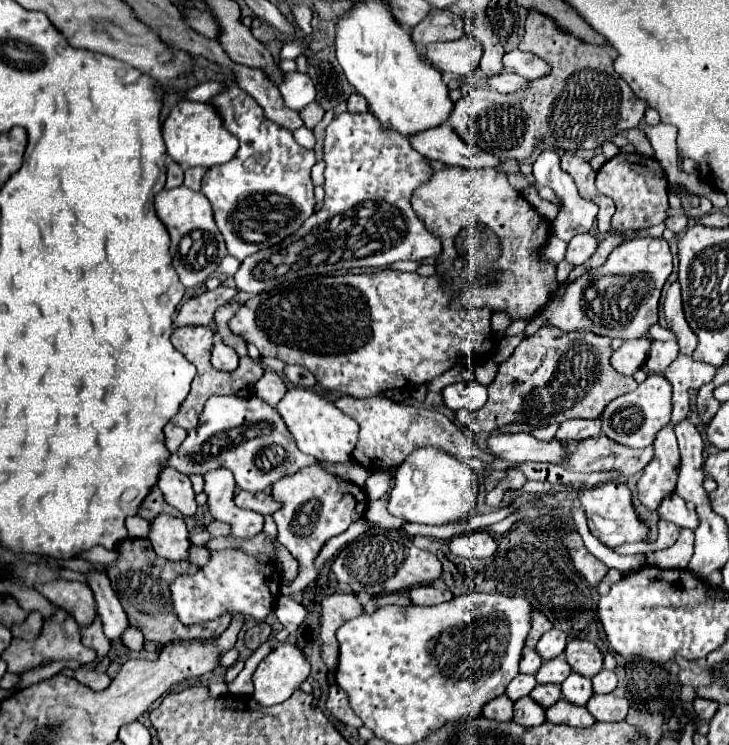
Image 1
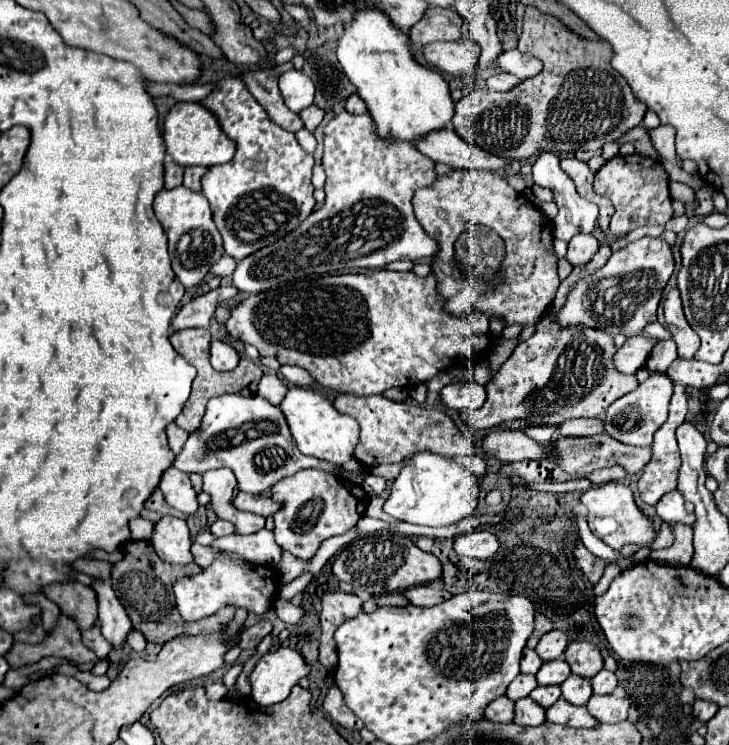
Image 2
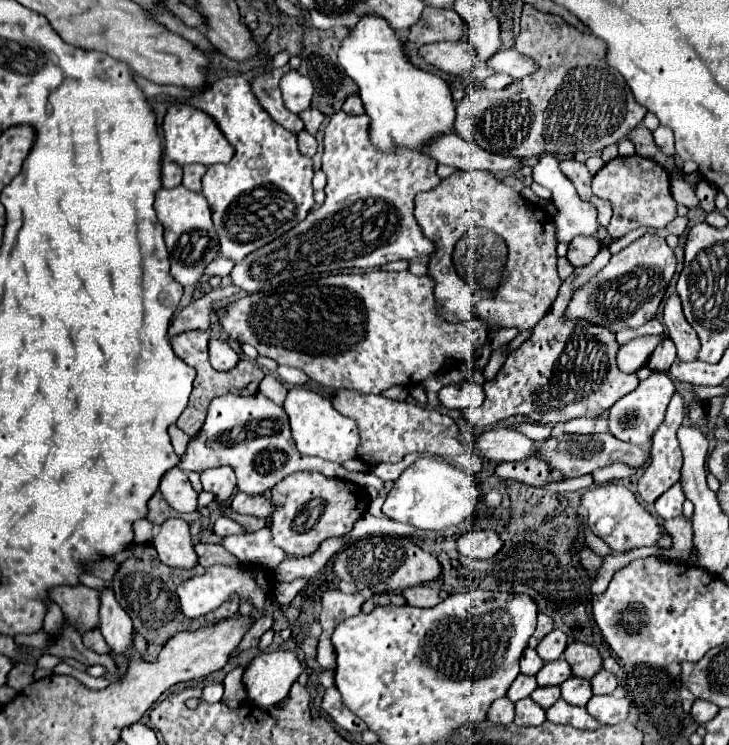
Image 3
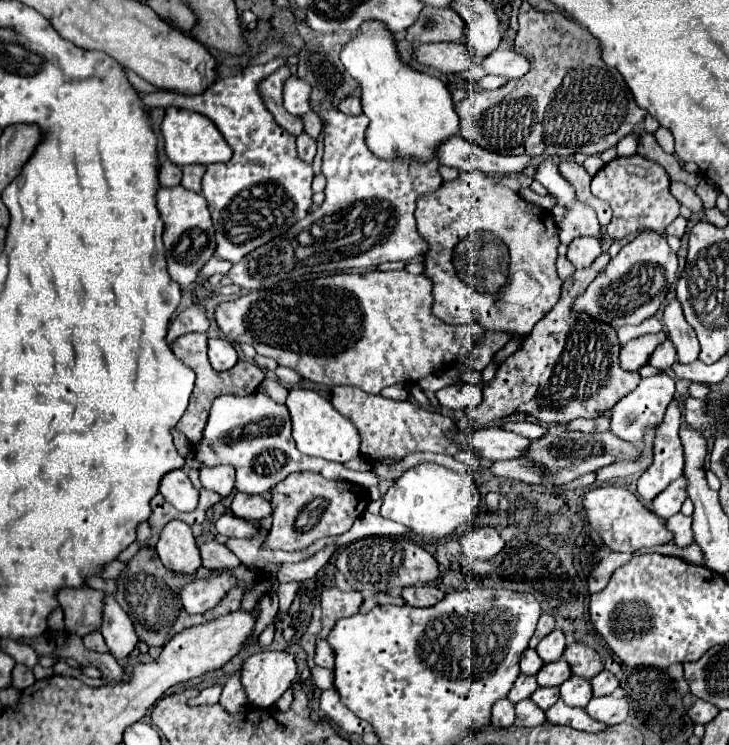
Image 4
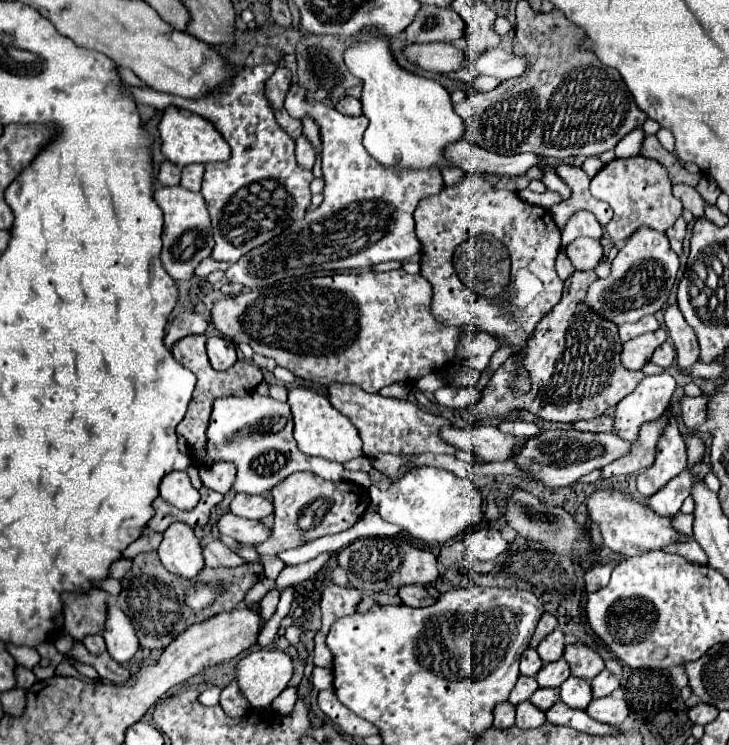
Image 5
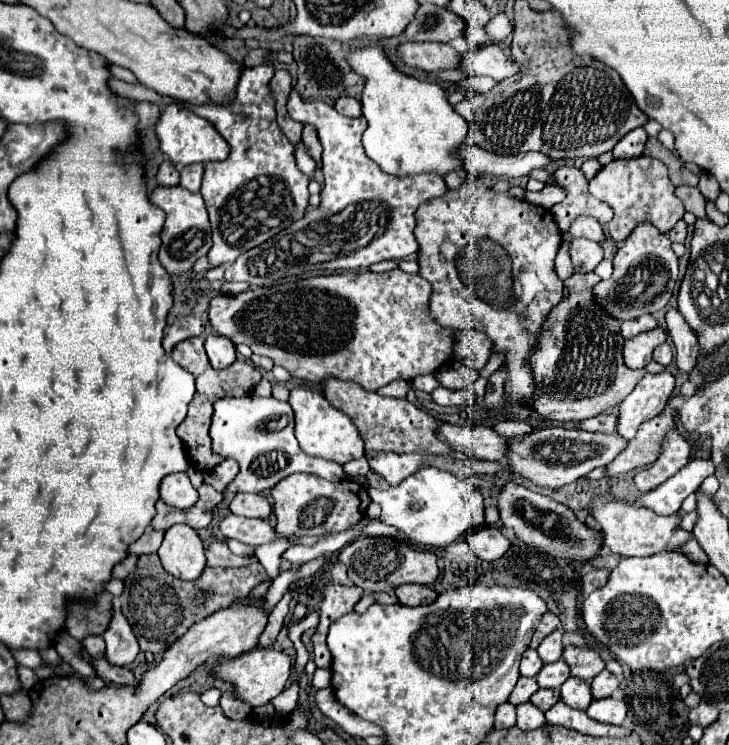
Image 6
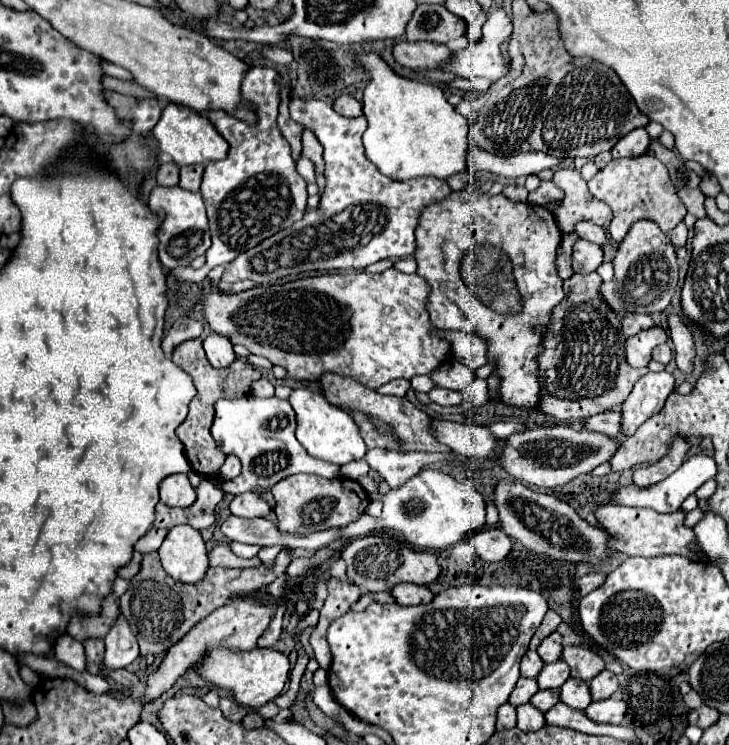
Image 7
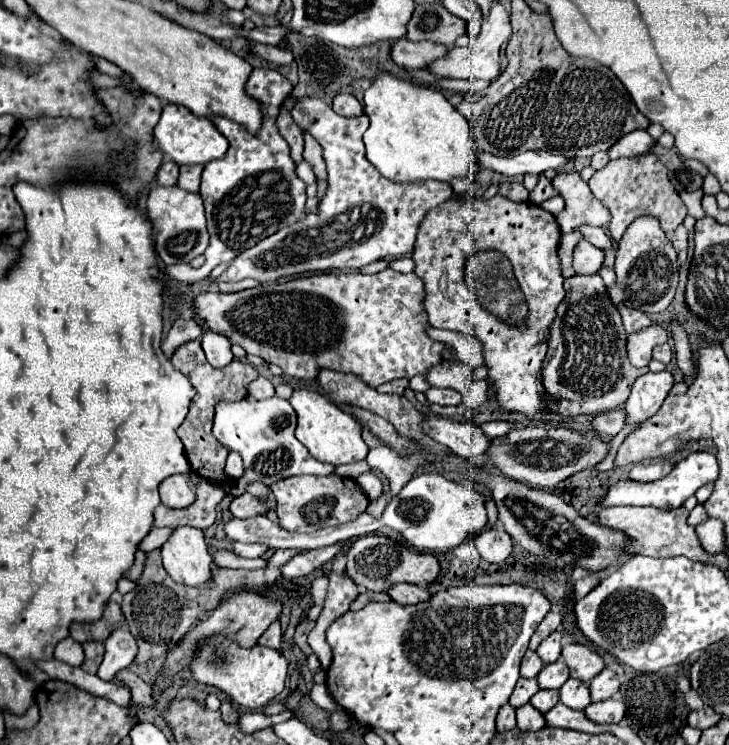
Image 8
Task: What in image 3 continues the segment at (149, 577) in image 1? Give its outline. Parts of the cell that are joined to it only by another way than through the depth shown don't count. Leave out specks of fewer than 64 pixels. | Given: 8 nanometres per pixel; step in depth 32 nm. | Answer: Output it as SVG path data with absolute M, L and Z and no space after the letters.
M150 542L146 544L132 544L132 556L120 564L120 568L114 574L112 588L116 592L116 598L120 600L120 606L130 614L134 622L134 630L146 638L150 644L166 644L172 636L184 630L198 630L204 626L218 624L220 620L226 620L238 612L238 600L230 600L218 610L214 610L208 616L196 618L196 620L184 620L184 614L180 612L178 606L178 596L176 596L176 586L192 576L198 576L206 572L202 566L196 566L192 570L184 568L168 568L166 564L160 564L160 558L156 556L156 550Z

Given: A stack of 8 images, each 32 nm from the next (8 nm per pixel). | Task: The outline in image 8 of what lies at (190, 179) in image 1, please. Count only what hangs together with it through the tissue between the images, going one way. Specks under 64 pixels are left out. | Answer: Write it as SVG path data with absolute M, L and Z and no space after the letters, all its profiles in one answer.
M200 164L196 166L180 166L180 178L178 178L178 186L188 190L188 192L198 192L200 188L200 174L202 174Z

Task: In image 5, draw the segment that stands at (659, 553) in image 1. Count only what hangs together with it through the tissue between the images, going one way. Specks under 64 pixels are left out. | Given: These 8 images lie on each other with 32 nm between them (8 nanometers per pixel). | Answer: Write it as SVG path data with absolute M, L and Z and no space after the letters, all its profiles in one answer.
M678 512L674 518L672 518L672 528L676 528L680 532L680 544L688 542L692 538L692 514L682 514Z

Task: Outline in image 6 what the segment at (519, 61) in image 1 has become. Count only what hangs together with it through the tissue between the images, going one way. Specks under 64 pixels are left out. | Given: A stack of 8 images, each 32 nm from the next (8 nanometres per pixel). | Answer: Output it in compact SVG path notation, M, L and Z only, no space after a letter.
M488 44L480 50L470 50L462 54L460 70L468 76L492 76L494 80L504 80L520 72L520 64L508 56L498 44Z

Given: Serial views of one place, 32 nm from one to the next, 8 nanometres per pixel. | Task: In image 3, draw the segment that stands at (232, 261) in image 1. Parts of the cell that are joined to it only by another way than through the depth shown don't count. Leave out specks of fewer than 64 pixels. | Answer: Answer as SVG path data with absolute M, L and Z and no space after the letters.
M224 256L222 258L218 258L218 260L214 260L208 268L206 268L206 274L208 276L228 276L230 272L232 272L232 268L234 268L234 262L230 262L230 260L226 260Z

